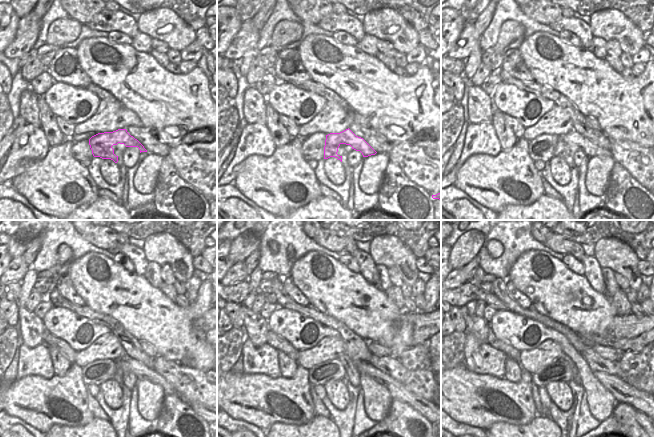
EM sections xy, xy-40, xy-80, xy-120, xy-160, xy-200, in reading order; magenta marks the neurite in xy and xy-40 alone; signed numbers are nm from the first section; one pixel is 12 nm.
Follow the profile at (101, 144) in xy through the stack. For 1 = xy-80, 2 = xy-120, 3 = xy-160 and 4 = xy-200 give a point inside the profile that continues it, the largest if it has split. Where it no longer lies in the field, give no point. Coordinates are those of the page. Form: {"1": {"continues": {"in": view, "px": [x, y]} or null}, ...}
{"1": {"continues": {"in": "xy-80", "px": [576, 140]}}, "2": {"continues": {"in": "xy-120", "px": [128, 364]}}, "3": {"continues": {"in": "xy-160", "px": [397, 391]}}, "4": {"continues": {"in": "xy-200", "px": [623, 392]}}}

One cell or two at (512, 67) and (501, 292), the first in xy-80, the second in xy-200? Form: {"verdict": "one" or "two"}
{"verdict": "two"}

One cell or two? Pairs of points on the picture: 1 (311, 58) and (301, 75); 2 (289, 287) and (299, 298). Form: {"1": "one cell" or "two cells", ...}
{"1": "two cells", "2": "one cell"}

